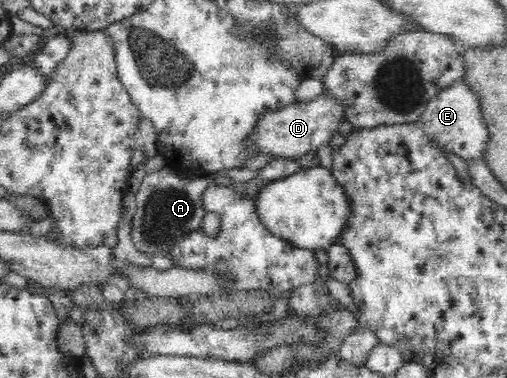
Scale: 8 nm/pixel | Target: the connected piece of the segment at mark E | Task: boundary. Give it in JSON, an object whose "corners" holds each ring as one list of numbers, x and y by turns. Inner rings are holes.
{"corners":[[465,81,455,82,442,89,427,105,427,109,419,119,425,126,425,134,443,152,454,153,463,160,481,160,485,162,487,147,491,145,491,133,483,119,481,97,475,93,471,85]]}

